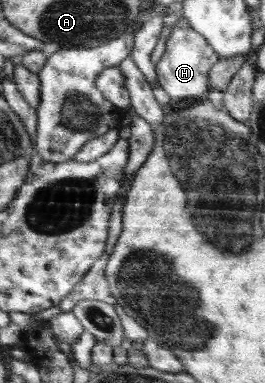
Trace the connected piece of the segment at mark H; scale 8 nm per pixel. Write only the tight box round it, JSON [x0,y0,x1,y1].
[156,19,221,102]

